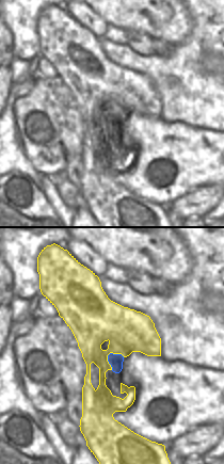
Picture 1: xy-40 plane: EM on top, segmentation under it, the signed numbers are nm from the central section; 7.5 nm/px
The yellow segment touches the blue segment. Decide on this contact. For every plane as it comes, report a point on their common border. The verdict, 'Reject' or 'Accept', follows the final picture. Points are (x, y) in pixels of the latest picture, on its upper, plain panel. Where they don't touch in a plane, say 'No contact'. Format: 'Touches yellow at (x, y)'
Touches yellow at (109, 114).

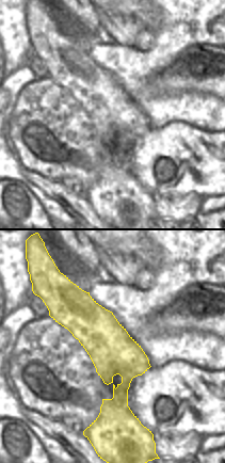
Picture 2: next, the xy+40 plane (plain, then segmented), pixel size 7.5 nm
No contact.

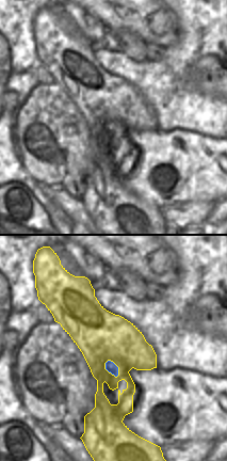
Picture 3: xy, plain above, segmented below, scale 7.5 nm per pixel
Touches yellow at (117, 127).

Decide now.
Accept.

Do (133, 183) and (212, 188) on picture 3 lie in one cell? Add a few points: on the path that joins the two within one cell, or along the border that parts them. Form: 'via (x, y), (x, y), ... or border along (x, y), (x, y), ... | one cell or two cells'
via (152, 167), (171, 161), (193, 169) | one cell

